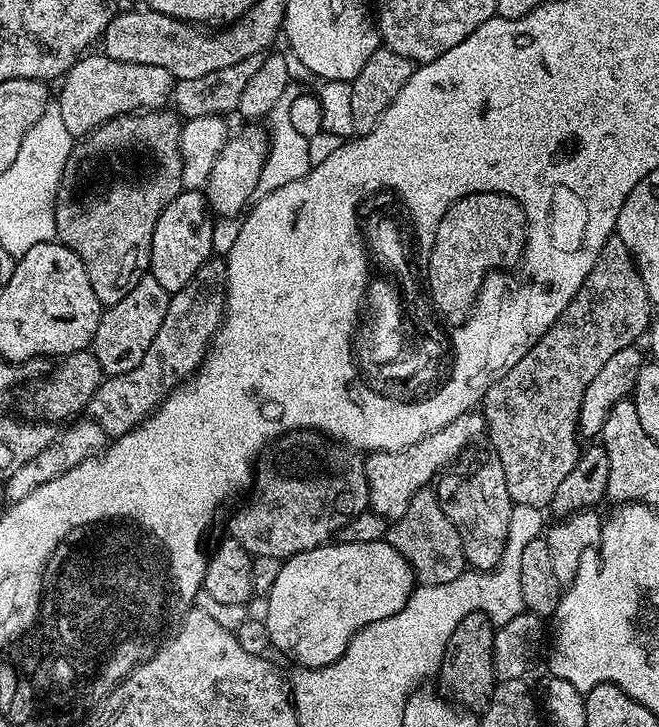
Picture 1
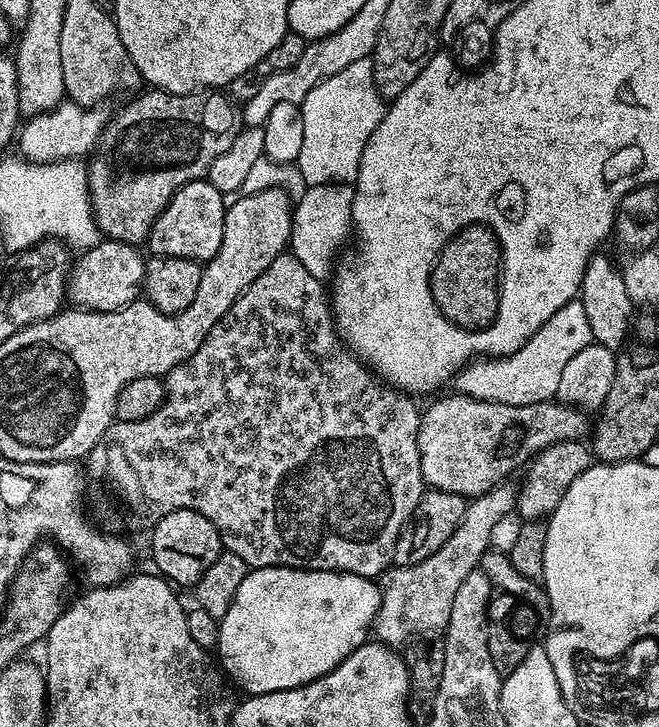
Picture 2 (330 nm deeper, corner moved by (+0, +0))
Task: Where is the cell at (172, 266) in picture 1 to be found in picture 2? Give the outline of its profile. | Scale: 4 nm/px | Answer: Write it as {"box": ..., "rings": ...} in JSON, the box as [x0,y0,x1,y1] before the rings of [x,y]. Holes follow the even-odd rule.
{"box":[146,178,226,262],"rings":[[[206,178],[182,186],[152,223],[146,248],[153,256],[173,256],[207,262],[222,246],[222,226],[226,211],[226,196]]]}

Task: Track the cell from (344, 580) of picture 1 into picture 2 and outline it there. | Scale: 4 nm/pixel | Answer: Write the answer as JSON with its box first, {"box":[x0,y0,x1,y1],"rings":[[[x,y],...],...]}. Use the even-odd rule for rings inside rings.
{"box":[218,568,380,696],"rings":[[[253,568],[242,578],[230,610],[219,621],[218,663],[225,677],[248,696],[314,682],[369,639],[380,593],[375,579],[349,572]]]}

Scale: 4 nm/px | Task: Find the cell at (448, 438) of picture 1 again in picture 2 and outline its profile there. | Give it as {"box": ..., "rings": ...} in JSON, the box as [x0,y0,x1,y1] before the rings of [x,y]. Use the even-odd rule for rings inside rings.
{"box":[418,394,590,498],"rings":[[[451,394],[452,396],[446,396],[442,400],[436,401],[430,405],[427,409],[423,409],[420,417],[420,429],[418,430],[418,454],[420,455],[420,461],[422,462],[422,478],[425,485],[429,489],[436,489],[438,491],[449,491],[452,494],[462,495],[465,498],[471,498],[473,496],[481,496],[486,494],[489,490],[495,486],[495,484],[505,483],[509,479],[508,476],[515,468],[523,469],[525,465],[531,461],[532,457],[536,453],[542,451],[543,448],[548,448],[552,444],[557,444],[563,440],[579,440],[583,441],[590,432],[590,416],[589,413],[581,407],[572,407],[568,404],[561,404],[555,399],[547,400],[546,402],[538,402],[537,404],[531,404],[530,406],[506,406],[502,402],[486,402],[485,400],[479,400],[478,398],[470,398],[469,396],[462,396],[459,394]]]}

